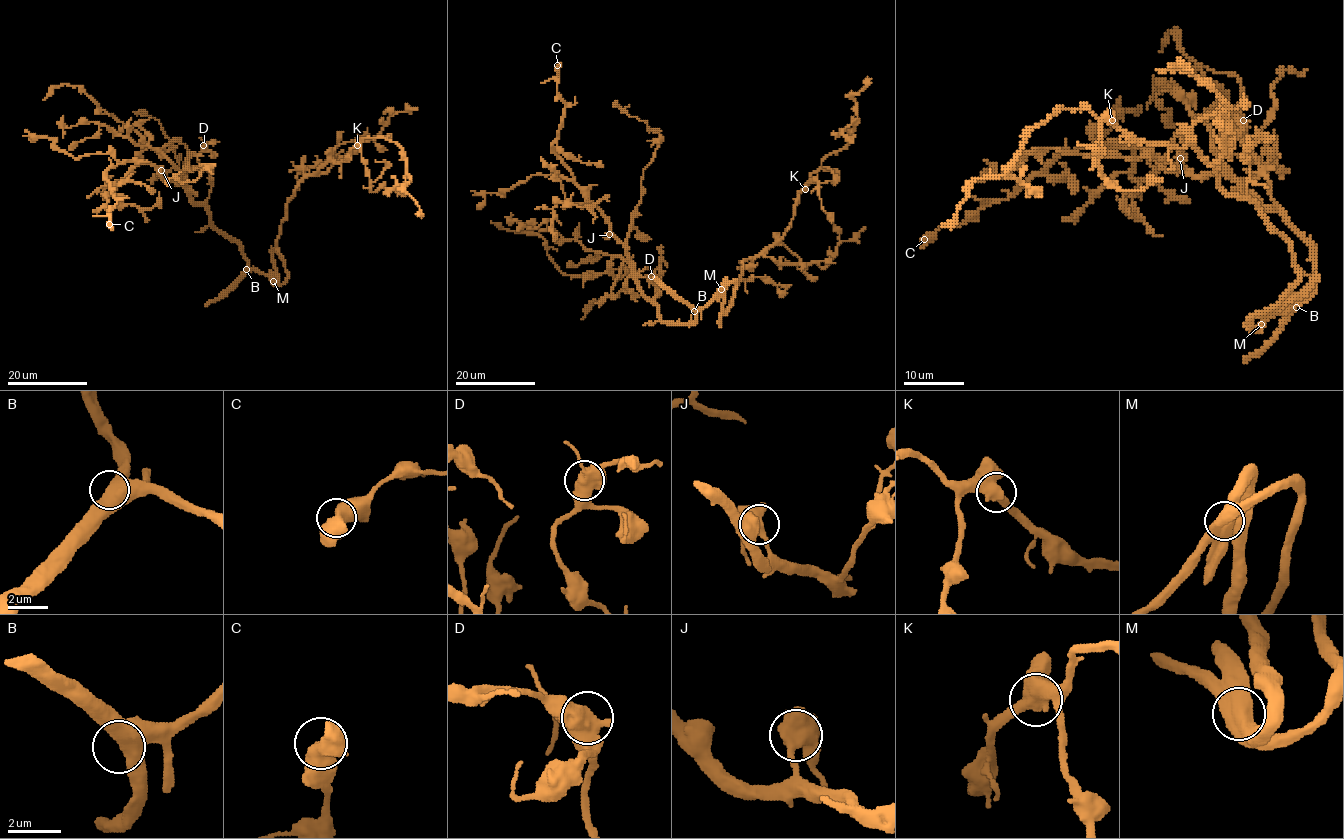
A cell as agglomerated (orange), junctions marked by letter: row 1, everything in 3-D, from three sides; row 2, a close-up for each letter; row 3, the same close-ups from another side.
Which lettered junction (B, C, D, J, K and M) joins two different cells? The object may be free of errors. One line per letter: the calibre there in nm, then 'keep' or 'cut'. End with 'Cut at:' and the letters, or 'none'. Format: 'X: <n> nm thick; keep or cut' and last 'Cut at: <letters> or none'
B: 600 nm thick; keep
C: 600 nm thick; keep
D: 700 nm thick; keep
J: 700 nm thick; keep
K: 700 nm thick; keep
M: 700 nm thick; cut
Cut at: M

